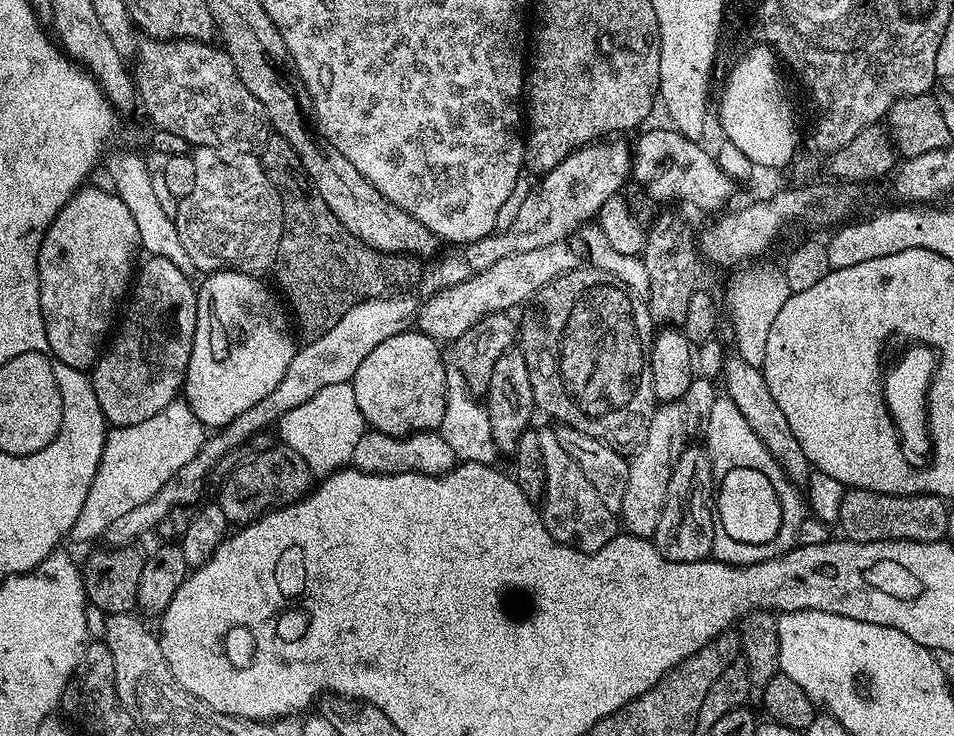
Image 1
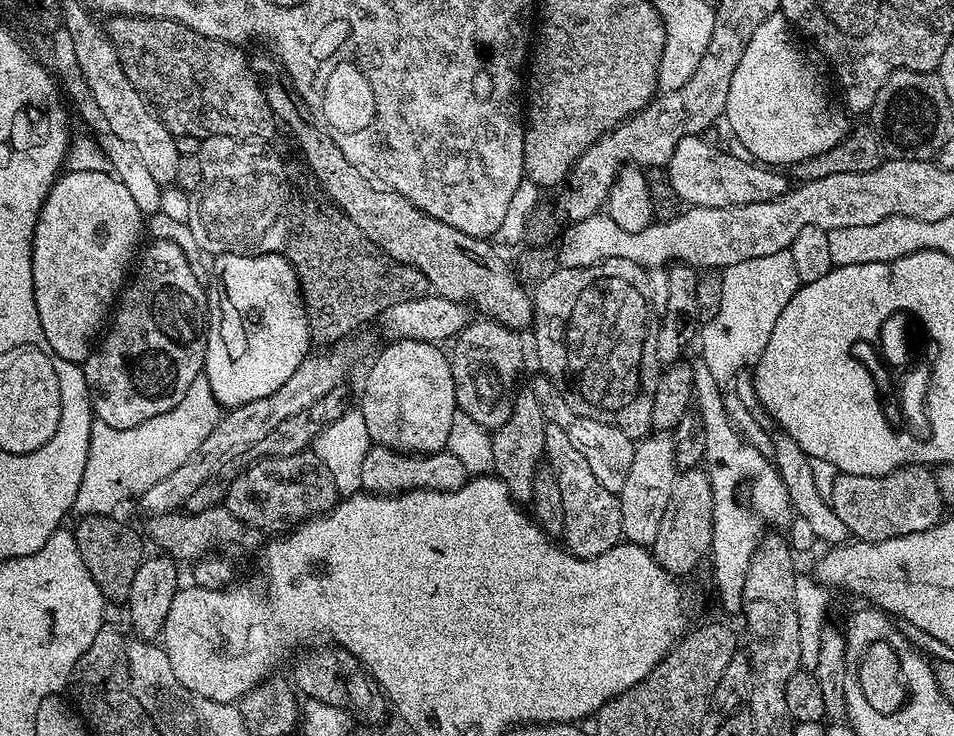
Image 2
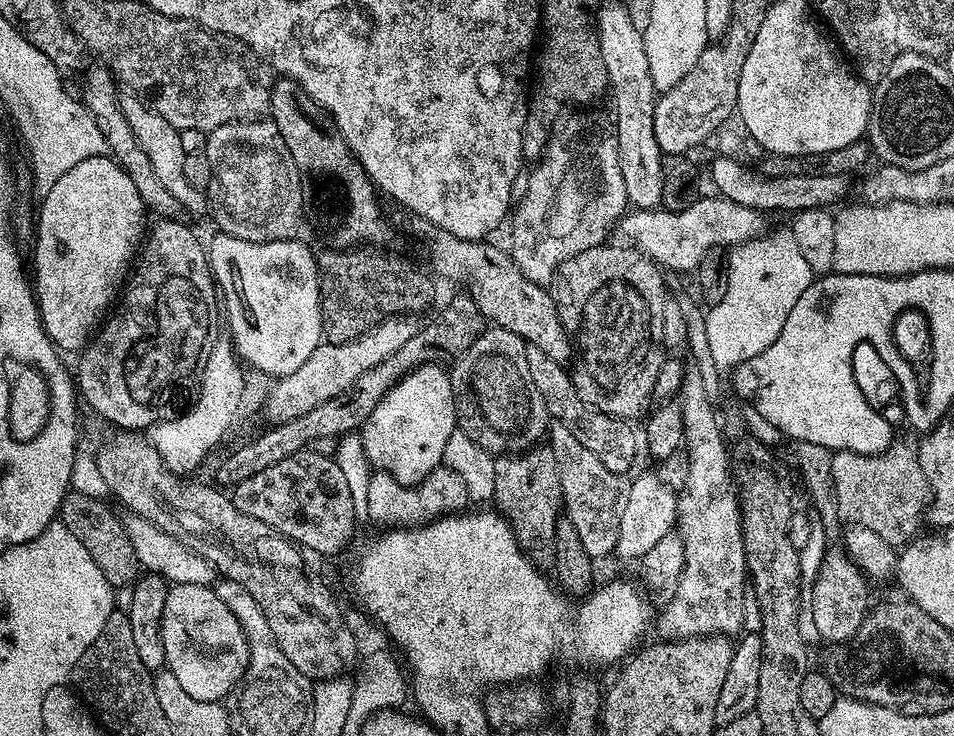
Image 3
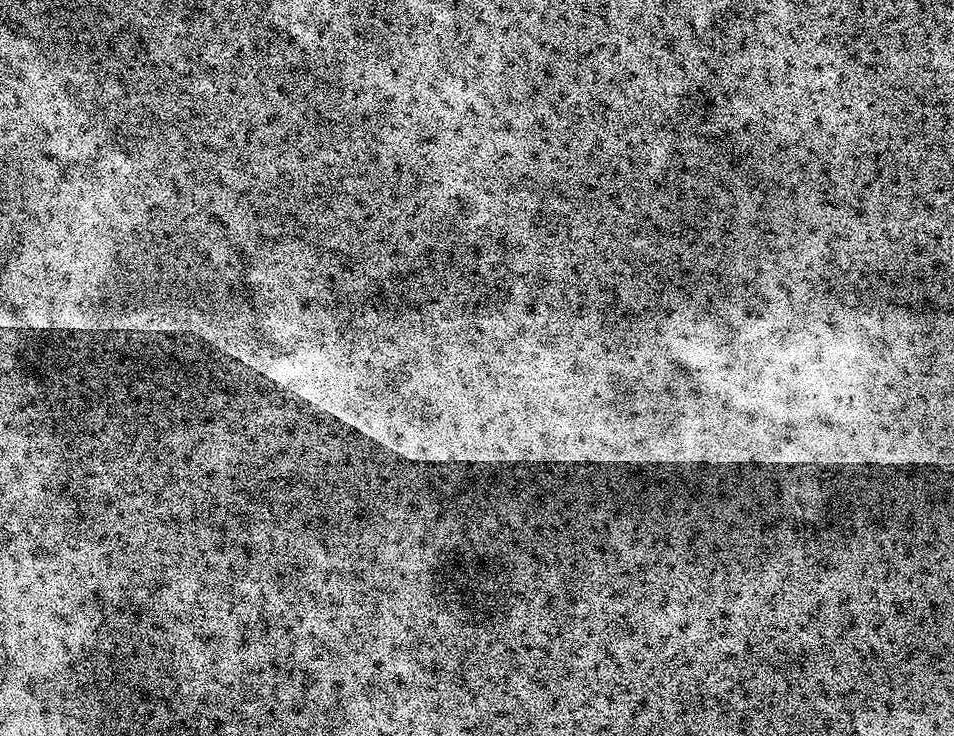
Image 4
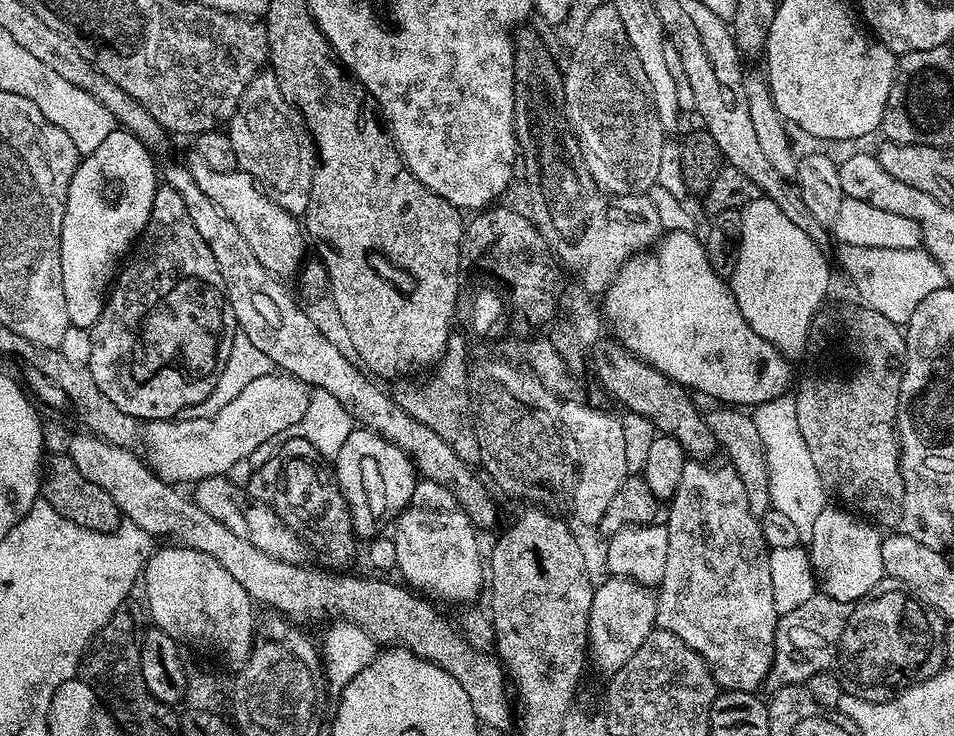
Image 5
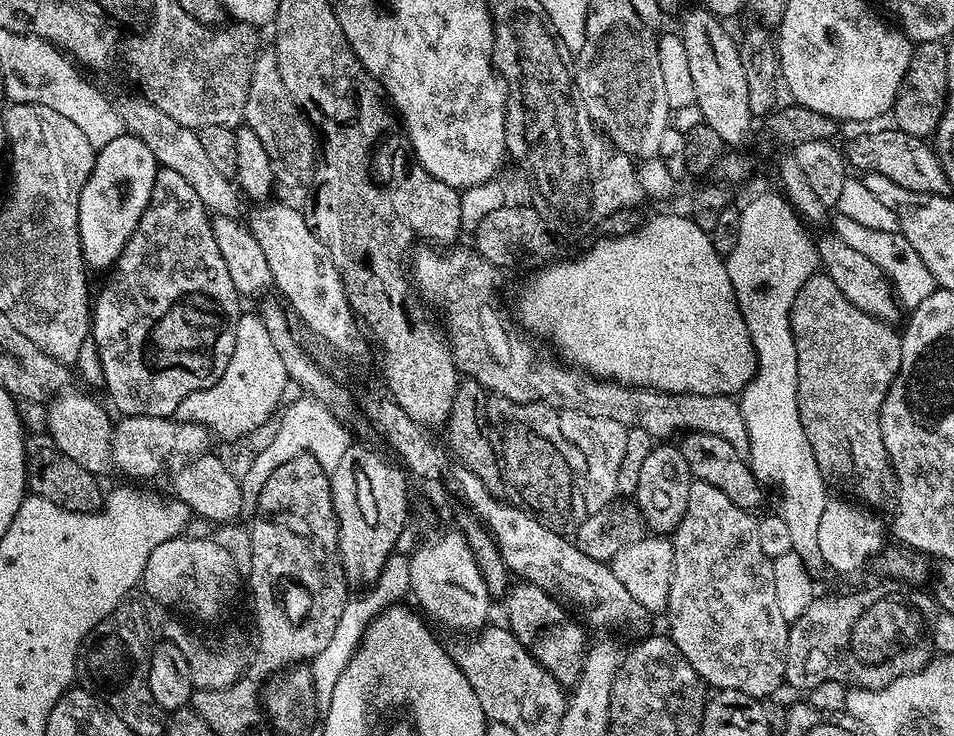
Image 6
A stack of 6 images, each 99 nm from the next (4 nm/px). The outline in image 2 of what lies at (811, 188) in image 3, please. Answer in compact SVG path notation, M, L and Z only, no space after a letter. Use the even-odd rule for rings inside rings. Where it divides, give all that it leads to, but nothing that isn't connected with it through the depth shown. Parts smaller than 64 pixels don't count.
M699 135L682 138L666 165L667 178L683 203L691 207L746 206L750 202L770 202L789 191L787 175L779 176L779 171L743 155L722 152L704 140Z

